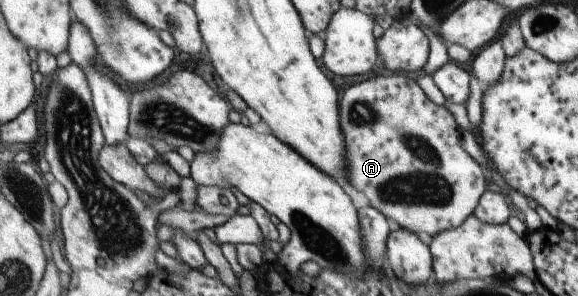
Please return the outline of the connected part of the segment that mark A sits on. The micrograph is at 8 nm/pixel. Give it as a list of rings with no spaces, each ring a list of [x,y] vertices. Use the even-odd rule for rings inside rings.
[[[377,75],[370,79],[365,79],[360,83],[351,85],[343,93],[341,101],[338,102],[339,109],[339,127],[343,131],[342,137],[345,139],[346,157],[346,181],[353,189],[363,193],[369,205],[376,209],[384,217],[389,217],[396,221],[401,228],[407,229],[414,234],[424,231],[432,237],[439,234],[441,230],[457,227],[469,214],[475,209],[481,194],[485,191],[487,183],[486,173],[479,164],[460,146],[459,127],[455,118],[449,113],[449,110],[441,105],[434,104],[425,94],[419,85],[407,77],[407,75]]]

